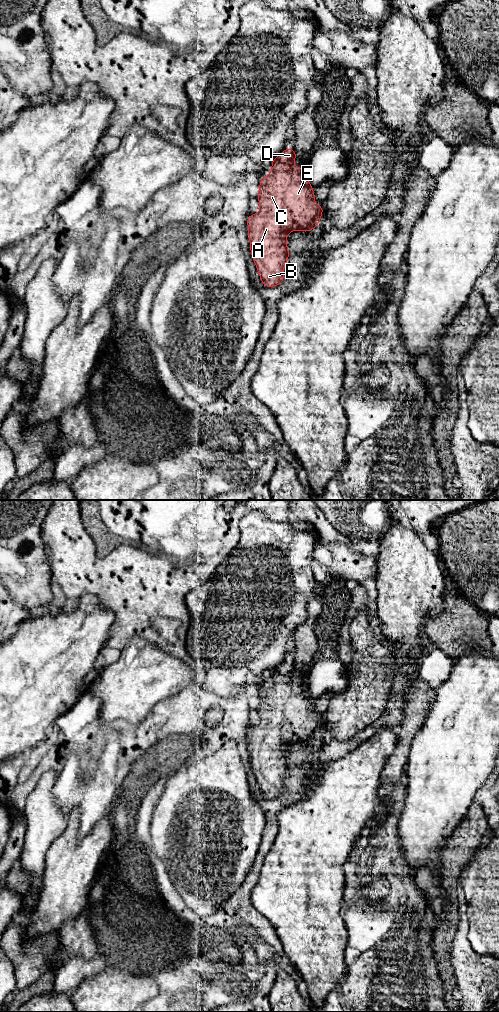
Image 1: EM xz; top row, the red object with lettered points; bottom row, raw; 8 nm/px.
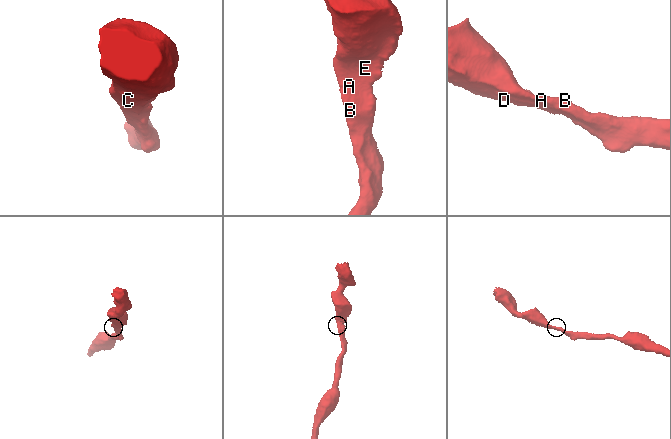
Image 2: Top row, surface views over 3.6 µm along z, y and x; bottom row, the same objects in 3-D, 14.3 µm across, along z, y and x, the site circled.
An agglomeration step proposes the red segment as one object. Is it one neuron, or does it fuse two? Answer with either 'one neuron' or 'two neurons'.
one neuron

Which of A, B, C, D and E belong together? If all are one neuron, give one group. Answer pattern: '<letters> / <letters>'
A B C D E

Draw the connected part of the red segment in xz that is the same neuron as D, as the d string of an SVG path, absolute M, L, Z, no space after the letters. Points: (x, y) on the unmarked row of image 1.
M287 659L272 672L270 686L267 689L260 689L257 706L260 723L247 728L251 768L262 796L267 800L281 797L284 793L283 780L290 770L286 756L287 746L295 742L314 742L323 728L323 717L313 716L316 709L314 699L307 691L307 679L294 680L296 669L297 665L293 660Z

